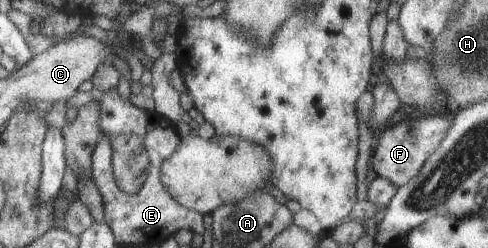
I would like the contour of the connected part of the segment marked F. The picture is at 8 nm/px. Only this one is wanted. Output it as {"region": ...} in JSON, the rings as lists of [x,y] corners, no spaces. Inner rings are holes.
{"region":[[[417,113],[409,120],[387,129],[379,137],[377,147],[373,151],[373,159],[371,159],[377,176],[387,179],[397,188],[409,182],[420,171],[425,161],[438,149],[449,130],[451,122],[451,116],[447,113],[436,114],[435,116]]]}

